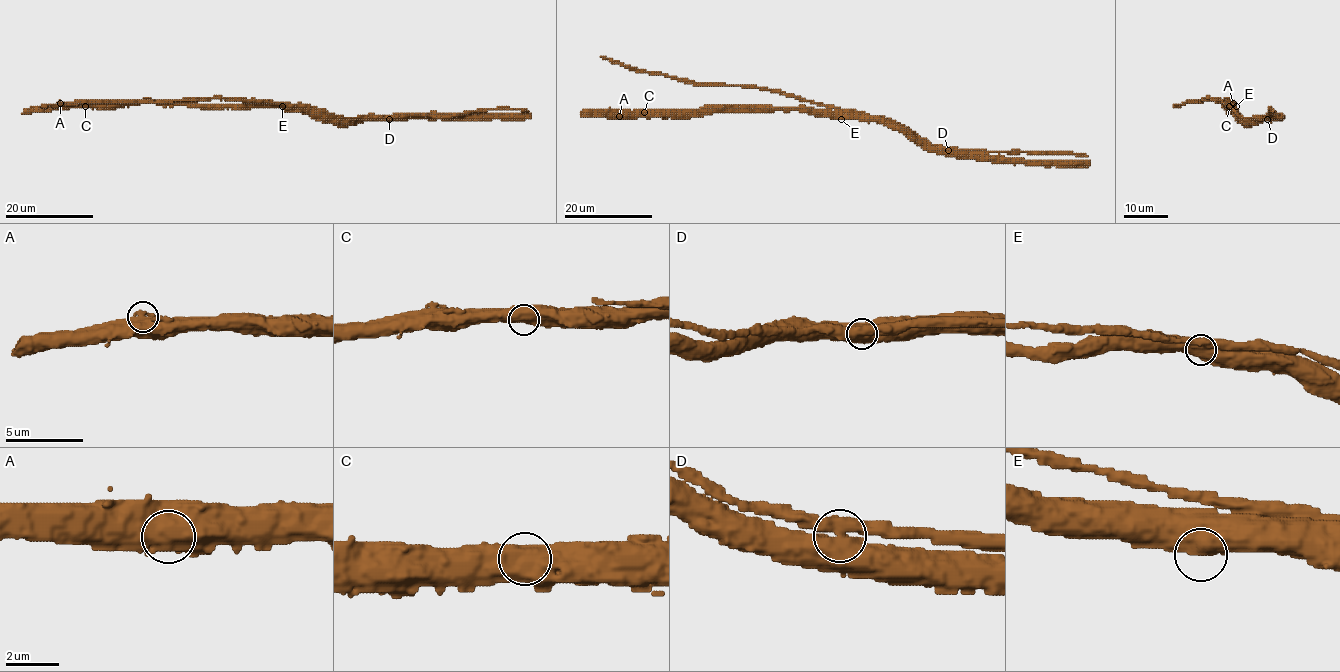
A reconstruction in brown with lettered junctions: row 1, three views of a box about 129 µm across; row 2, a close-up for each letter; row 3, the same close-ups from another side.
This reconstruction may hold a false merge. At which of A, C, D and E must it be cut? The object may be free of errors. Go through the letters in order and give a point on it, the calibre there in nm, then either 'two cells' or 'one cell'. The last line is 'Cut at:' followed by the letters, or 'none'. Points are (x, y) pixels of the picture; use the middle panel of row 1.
A: place (619, 116); calibre 750 nm; one cell
C: place (644, 112); calibre 650 nm; one cell
D: place (948, 150); calibre 650 nm; two cells
E: place (841, 119); calibre 650 nm; one cell
Cut at: D

